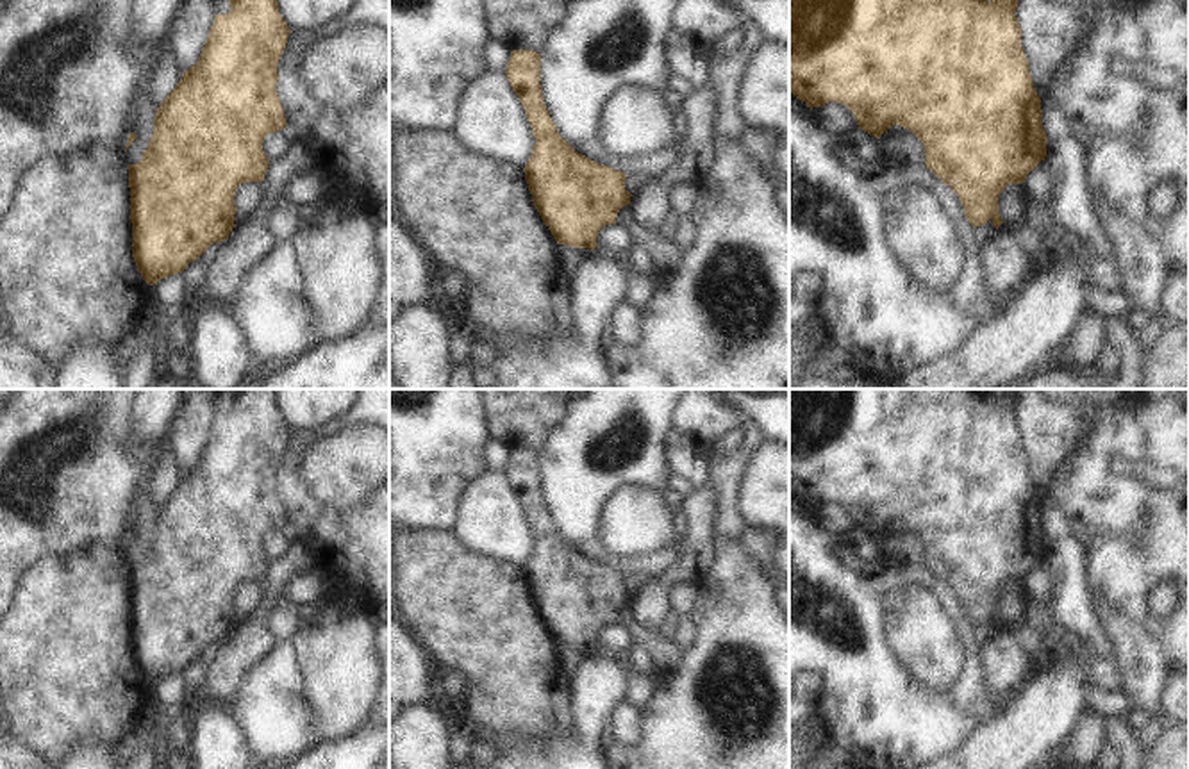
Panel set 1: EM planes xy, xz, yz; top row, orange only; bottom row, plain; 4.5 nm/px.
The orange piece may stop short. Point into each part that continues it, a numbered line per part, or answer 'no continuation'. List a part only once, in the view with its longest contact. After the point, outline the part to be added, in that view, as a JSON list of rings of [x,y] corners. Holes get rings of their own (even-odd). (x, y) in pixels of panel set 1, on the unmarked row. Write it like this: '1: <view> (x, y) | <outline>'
no continuation

